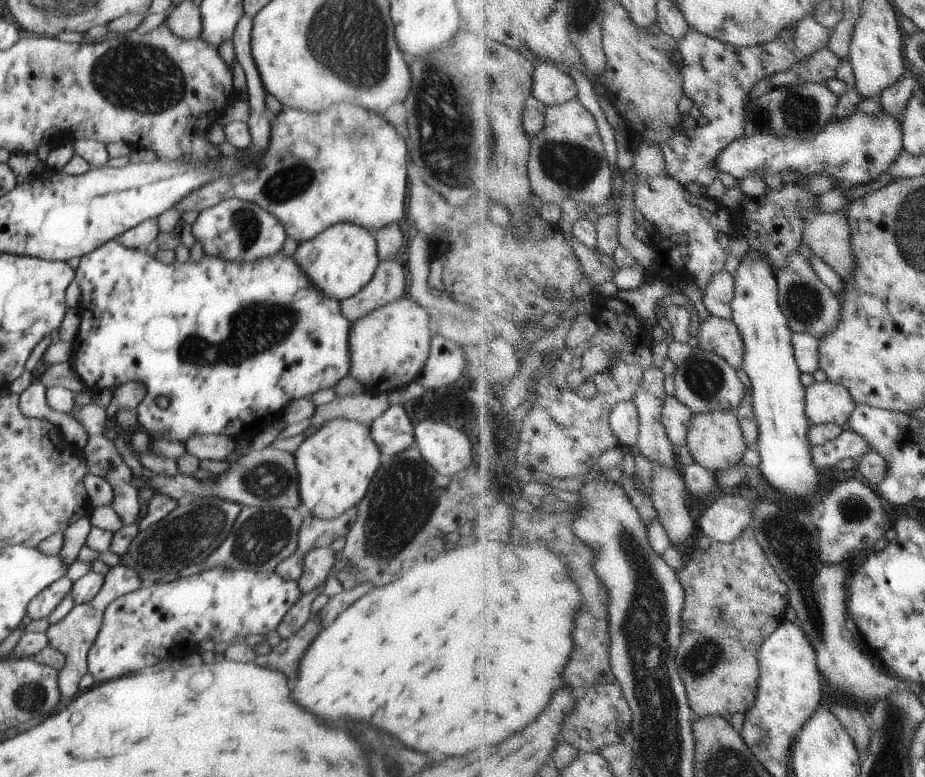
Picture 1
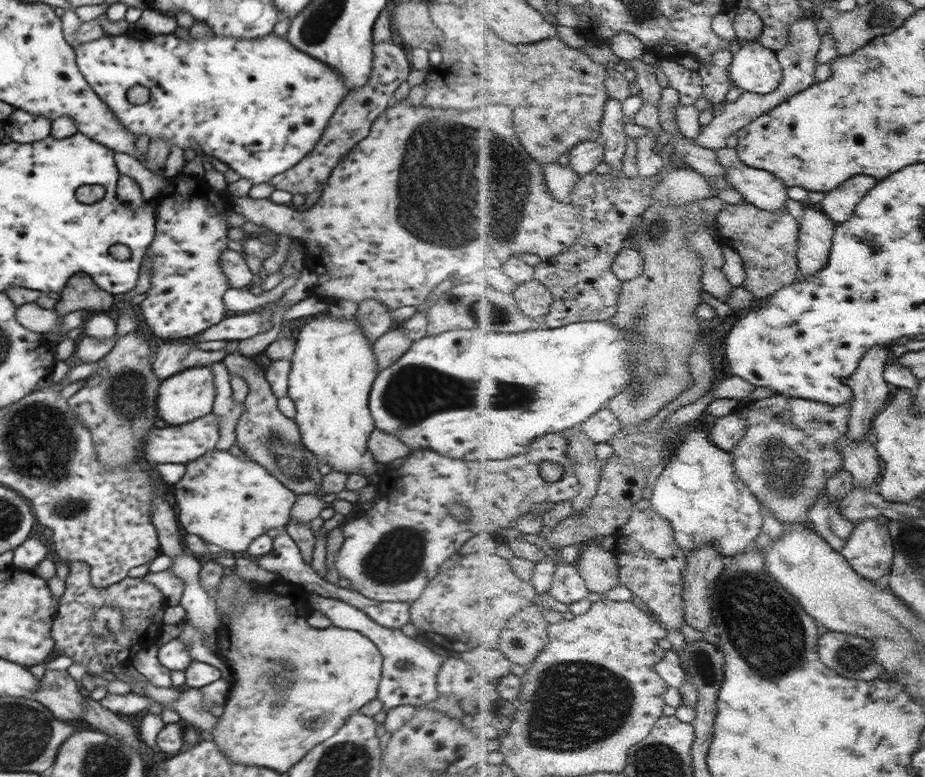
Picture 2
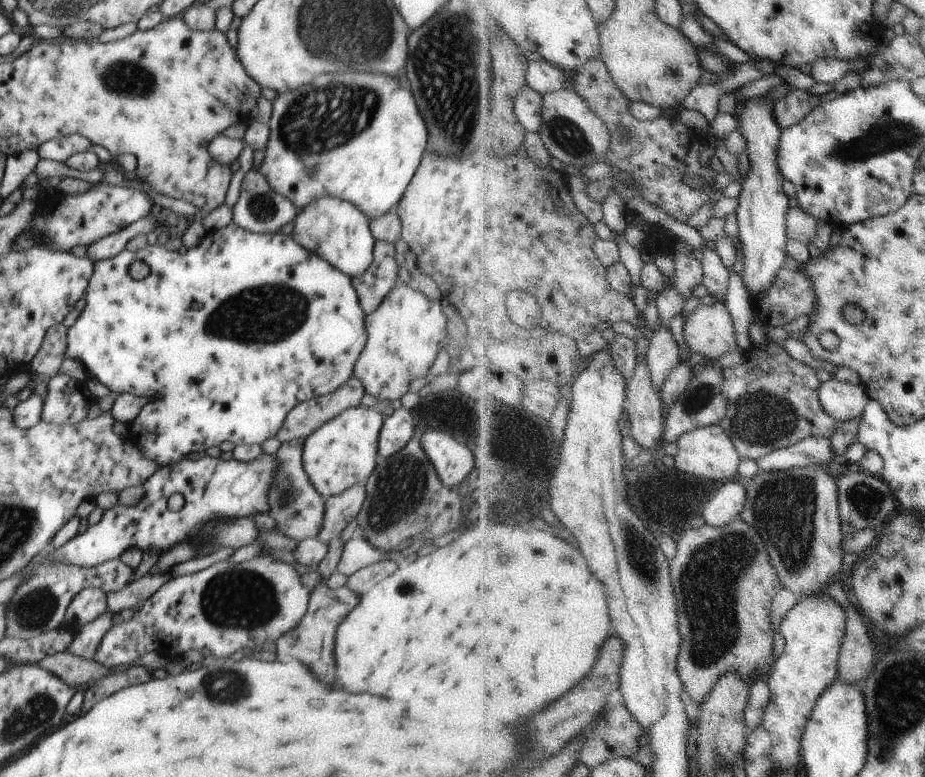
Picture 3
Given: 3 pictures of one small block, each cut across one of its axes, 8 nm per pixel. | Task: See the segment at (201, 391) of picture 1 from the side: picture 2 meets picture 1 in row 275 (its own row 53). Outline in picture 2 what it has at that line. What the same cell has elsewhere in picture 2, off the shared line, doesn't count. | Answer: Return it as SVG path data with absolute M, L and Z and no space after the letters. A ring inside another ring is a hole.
M177 33L173 34L153 34L152 38L146 38L145 40L138 40L129 38L126 35L107 35L98 40L93 40L84 44L81 44L76 50L76 64L79 71L84 75L90 88L94 90L95 94L106 104L114 115L118 117L120 125L128 129L128 131L134 133L136 138L141 134L148 134L150 140L154 139L166 139L168 147L172 148L173 145L178 145L185 150L186 148L192 148L190 140L198 142L198 146L202 148L206 155L210 155L218 158L222 162L225 162L229 168L235 170L242 178L248 178L252 180L252 184L264 184L269 182L271 178L274 178L277 174L282 174L290 170L295 164L298 164L304 156L308 155L313 150L314 145L322 138L322 133L326 129L326 125L330 122L334 111L340 106L344 97L348 95L348 88L346 88L346 80L344 76L340 76L334 68L330 68L328 64L324 64L320 60L316 60L314 57L302 52L297 48L294 48L287 39L278 37L274 34L264 36L260 40L238 40L232 38L232 36L215 36L210 34L203 38L193 38L188 36L186 38L180 38ZM132 86L146 86L150 90L150 100L146 104L140 104L135 106L130 104L127 100L127 91Z

